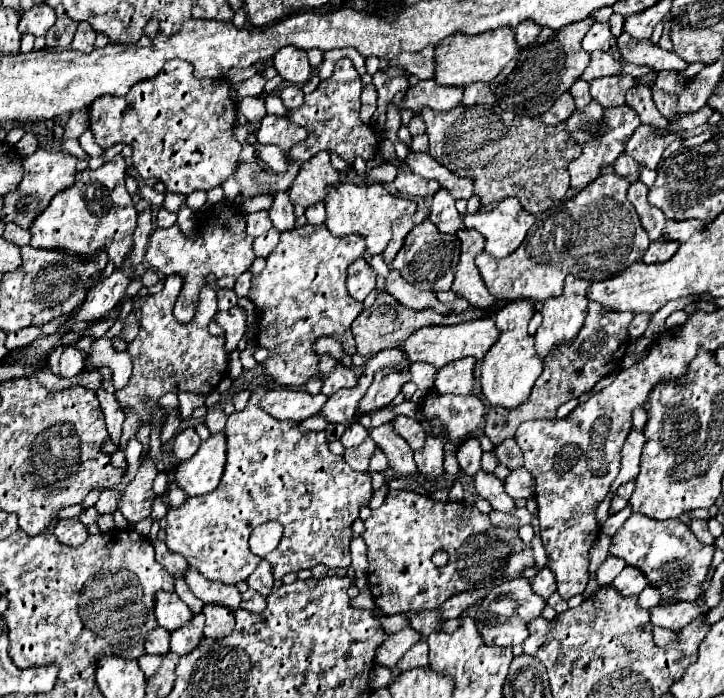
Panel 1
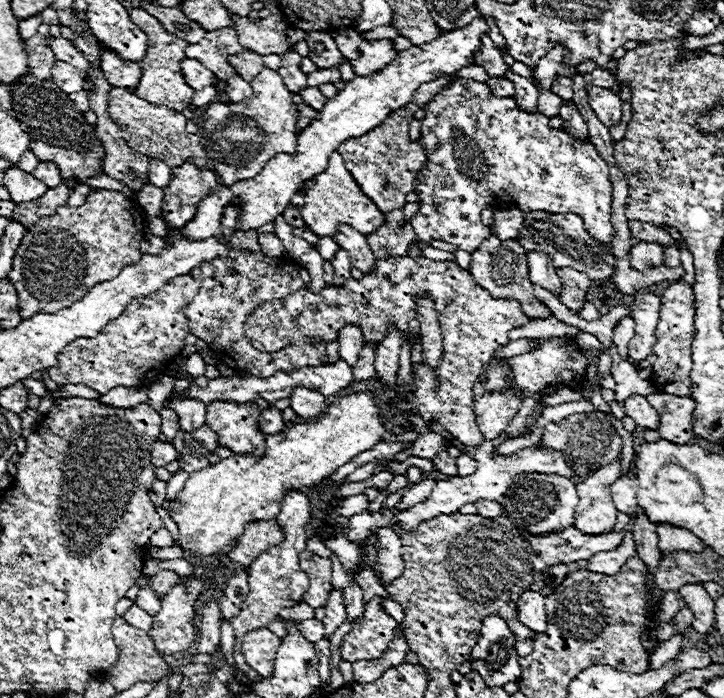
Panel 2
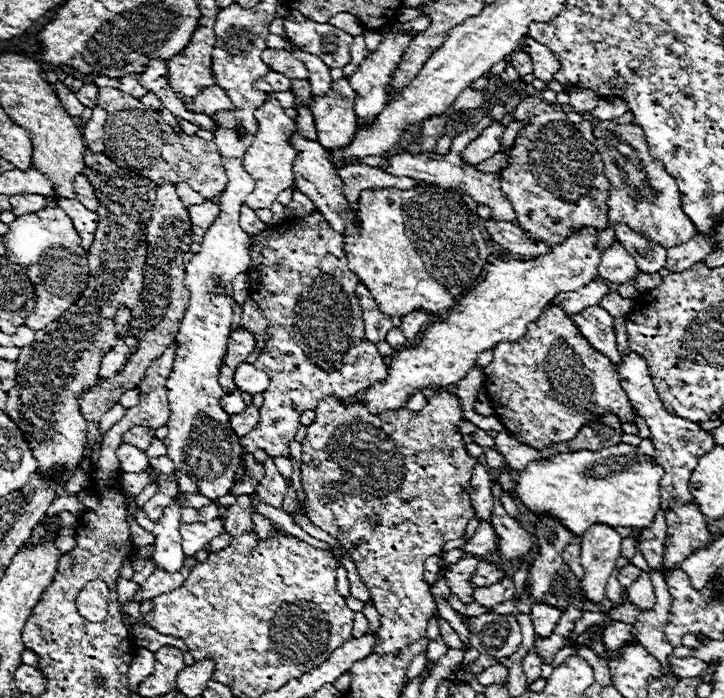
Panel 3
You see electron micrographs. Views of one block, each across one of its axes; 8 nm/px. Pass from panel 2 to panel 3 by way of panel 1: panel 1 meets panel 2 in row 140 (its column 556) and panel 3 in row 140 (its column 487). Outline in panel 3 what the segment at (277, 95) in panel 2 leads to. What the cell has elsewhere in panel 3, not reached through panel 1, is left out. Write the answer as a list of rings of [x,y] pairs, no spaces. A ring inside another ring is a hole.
[[[268,98],[258,110],[256,110],[256,120],[258,120],[258,132],[250,144],[250,148],[244,154],[244,170],[254,178],[256,188],[254,192],[246,198],[246,204],[252,210],[260,210],[260,208],[270,208],[278,194],[282,190],[288,190],[294,186],[294,172],[292,172],[292,162],[296,158],[296,150],[288,144],[290,134],[296,130],[296,124],[292,118],[288,118],[284,114],[284,108],[280,106],[280,102],[276,98]]]

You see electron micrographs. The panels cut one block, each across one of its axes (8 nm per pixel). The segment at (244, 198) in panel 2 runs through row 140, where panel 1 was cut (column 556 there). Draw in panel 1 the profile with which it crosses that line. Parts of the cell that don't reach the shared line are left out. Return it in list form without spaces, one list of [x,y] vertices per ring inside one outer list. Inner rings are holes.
[[[566,276],[562,294],[542,304],[540,314],[544,318],[534,336],[540,358],[548,356],[556,344],[574,340],[574,336],[580,332],[588,314],[588,288],[590,282],[576,276]]]

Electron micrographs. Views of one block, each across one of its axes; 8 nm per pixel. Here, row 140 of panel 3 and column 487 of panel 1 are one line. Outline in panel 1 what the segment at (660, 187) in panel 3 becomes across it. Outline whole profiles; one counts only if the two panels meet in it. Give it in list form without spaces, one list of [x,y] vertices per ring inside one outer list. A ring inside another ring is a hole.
[[[526,578],[510,580],[492,588],[478,604],[476,604],[476,626],[486,646],[516,646],[528,638],[528,622],[540,616],[546,602],[532,592],[530,582]]]

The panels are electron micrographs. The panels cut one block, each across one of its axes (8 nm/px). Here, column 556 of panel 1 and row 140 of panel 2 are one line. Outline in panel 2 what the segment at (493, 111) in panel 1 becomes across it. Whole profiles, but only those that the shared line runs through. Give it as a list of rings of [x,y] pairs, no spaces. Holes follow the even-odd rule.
[[[114,86],[108,94],[108,116],[114,120],[114,124],[118,124],[118,128],[122,130],[120,136],[132,150],[148,158],[162,158],[170,168],[184,164],[184,160],[194,162],[198,168],[206,168],[206,152],[202,146],[202,138],[186,132],[186,118],[180,112],[170,110],[162,104],[148,104],[132,92]]]

